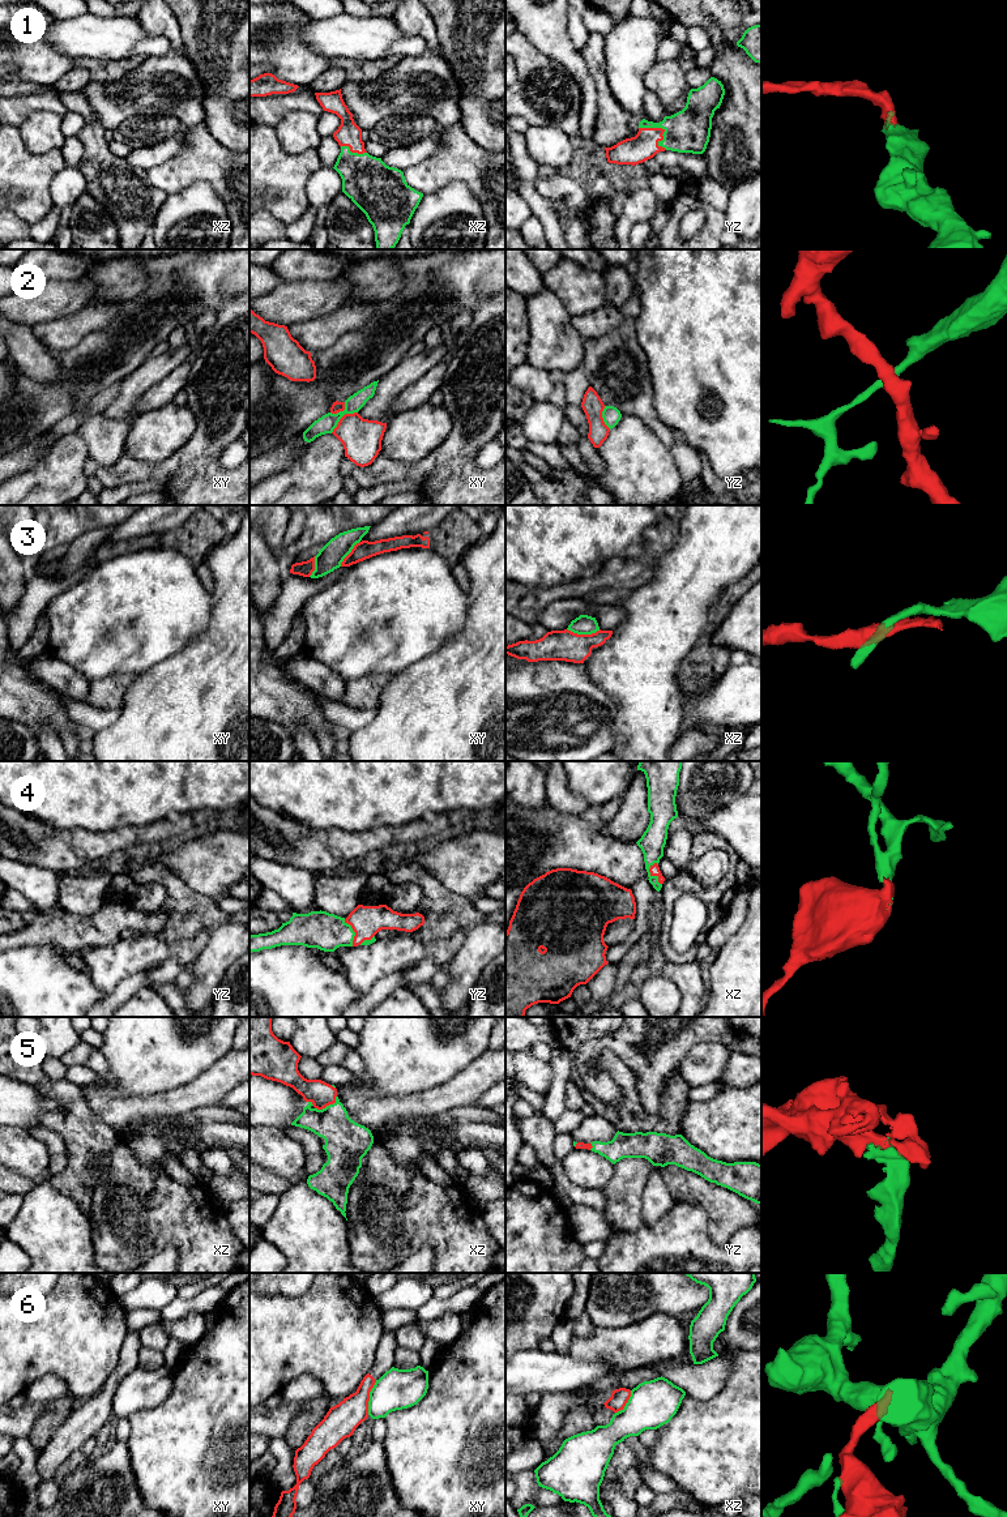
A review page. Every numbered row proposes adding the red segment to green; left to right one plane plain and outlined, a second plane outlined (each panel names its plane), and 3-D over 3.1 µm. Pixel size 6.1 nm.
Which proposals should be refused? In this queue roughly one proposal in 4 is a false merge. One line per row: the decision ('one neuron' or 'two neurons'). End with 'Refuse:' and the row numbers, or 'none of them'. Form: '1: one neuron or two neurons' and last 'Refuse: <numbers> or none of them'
1: one neuron
2: two neurons
3: two neurons
4: one neuron
5: one neuron
6: two neurons
Refuse: 2, 3, 6

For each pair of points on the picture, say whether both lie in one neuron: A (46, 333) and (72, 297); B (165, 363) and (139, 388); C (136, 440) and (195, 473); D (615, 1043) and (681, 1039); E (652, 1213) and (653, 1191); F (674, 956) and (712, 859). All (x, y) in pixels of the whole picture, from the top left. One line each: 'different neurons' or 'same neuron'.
A: different neurons
B: same neuron
C: different neurons
D: same neuron
E: same neuron
F: different neurons

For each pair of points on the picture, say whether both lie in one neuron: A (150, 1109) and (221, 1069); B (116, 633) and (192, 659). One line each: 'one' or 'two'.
A: one
B: two

